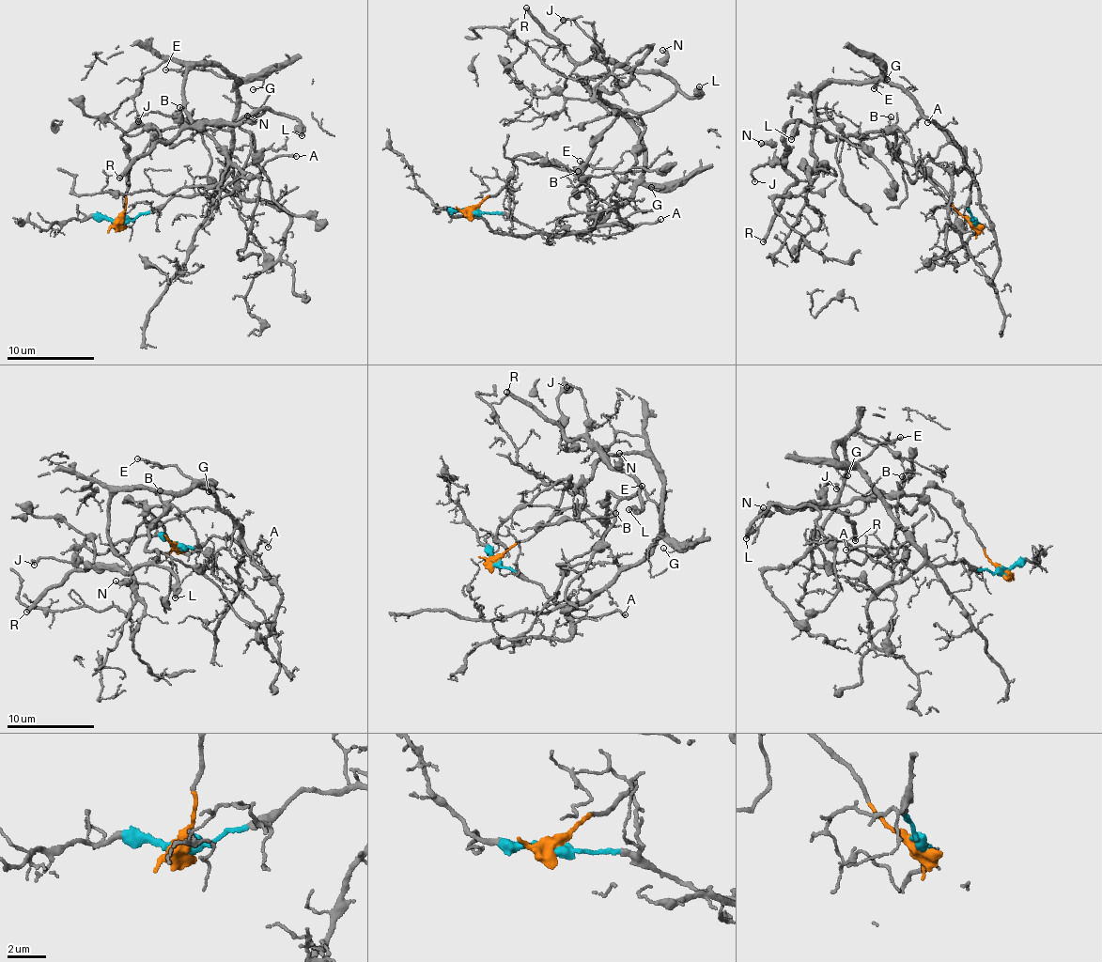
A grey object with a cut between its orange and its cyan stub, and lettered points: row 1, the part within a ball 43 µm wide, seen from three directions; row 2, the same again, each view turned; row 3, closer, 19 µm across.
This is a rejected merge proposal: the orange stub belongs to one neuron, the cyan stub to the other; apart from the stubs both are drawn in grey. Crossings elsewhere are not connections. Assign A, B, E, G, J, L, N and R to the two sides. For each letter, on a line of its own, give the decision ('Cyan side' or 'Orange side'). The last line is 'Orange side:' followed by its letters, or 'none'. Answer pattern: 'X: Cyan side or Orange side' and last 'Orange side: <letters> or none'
A: Cyan side
B: Orange side
E: Cyan side
G: Cyan side
J: Orange side
L: Orange side
N: Orange side
R: Orange side
Orange side: B, J, L, N, R

